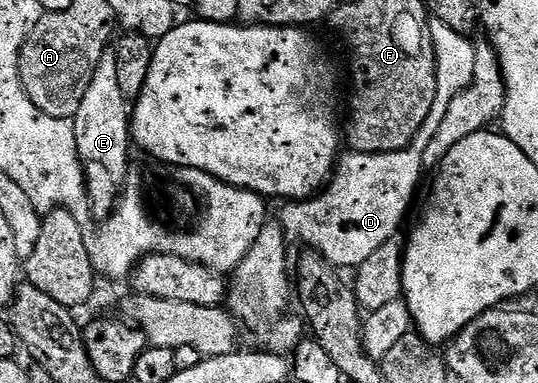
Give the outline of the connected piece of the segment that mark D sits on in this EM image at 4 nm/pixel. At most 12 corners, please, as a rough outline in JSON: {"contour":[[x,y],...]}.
{"contour":[[431,20],[437,92],[415,141],[348,151],[288,241],[357,270],[399,236],[423,151],[472,84],[474,43]]}

